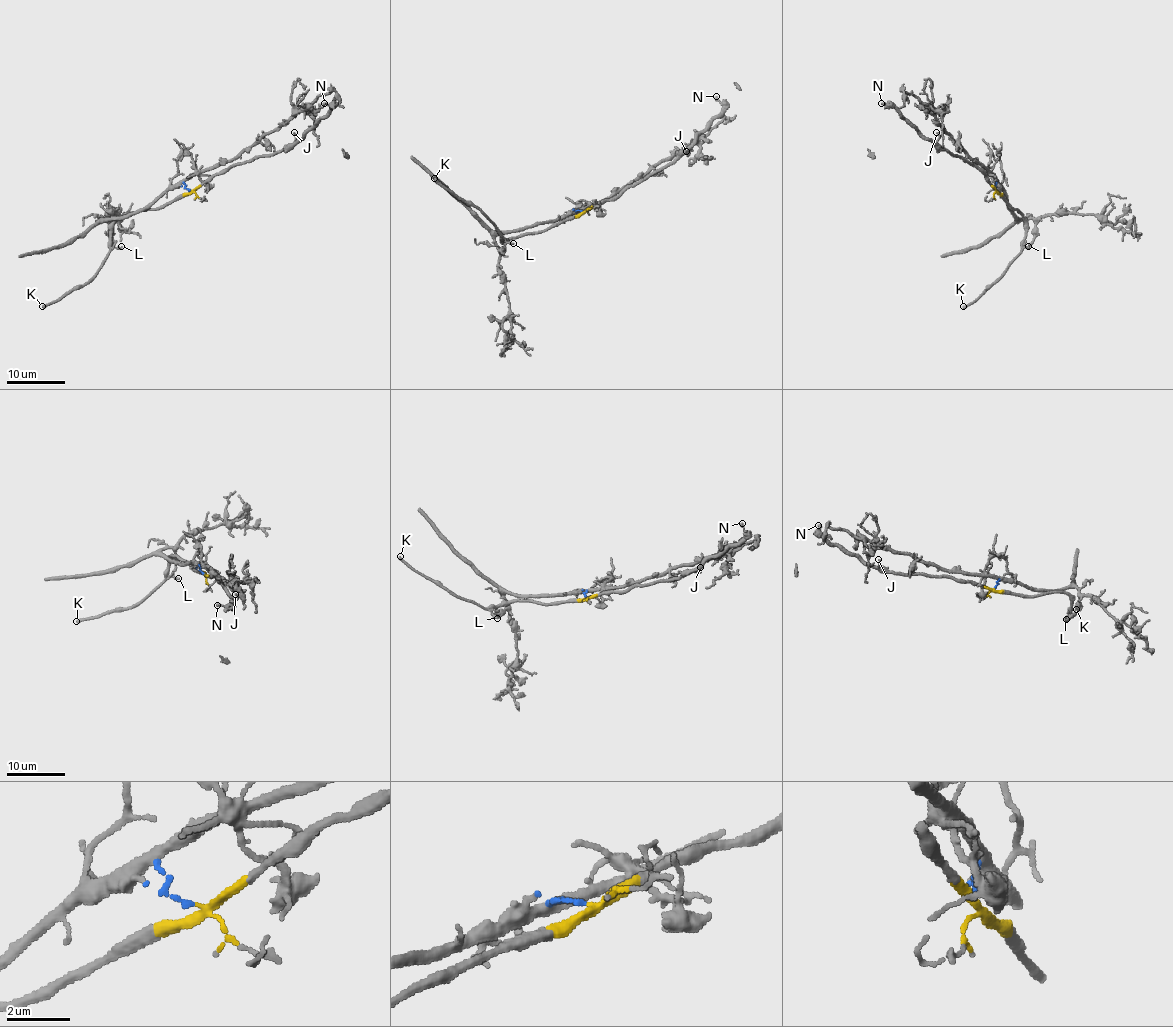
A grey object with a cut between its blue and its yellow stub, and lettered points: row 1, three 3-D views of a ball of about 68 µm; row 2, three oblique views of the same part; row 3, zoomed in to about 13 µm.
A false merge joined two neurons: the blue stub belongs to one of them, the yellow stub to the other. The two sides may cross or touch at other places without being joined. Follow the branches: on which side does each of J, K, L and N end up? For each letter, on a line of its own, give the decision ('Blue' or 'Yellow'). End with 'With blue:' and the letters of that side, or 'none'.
J: Yellow
K: Yellow
L: Yellow
N: Yellow
With blue: none

